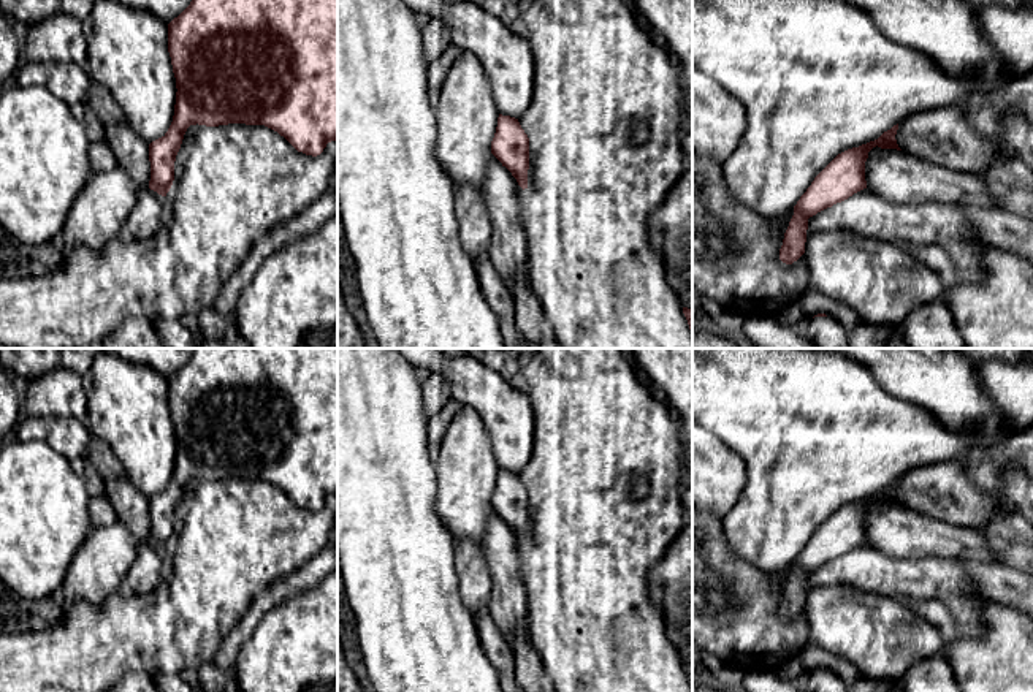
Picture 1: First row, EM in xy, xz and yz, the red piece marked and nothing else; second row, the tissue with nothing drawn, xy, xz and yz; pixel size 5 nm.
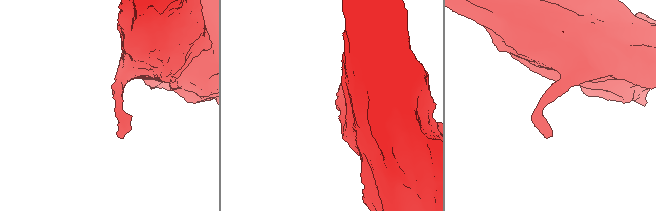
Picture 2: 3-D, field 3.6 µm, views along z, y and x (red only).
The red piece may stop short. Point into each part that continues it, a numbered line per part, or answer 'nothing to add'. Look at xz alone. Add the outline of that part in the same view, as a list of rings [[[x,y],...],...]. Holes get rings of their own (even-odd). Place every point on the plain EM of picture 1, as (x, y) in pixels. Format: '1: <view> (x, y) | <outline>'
nothing to add

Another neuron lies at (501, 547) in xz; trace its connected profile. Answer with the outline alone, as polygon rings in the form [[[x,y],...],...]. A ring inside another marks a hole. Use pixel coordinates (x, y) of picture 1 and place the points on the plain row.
[[[491,508],[482,553],[491,576],[488,613],[504,638],[515,640],[528,630],[528,595],[521,578],[521,549],[512,527]]]

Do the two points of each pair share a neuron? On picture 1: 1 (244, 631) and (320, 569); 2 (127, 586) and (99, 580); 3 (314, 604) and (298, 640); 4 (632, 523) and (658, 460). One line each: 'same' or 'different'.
1: same
2: different
3: same
4: same

